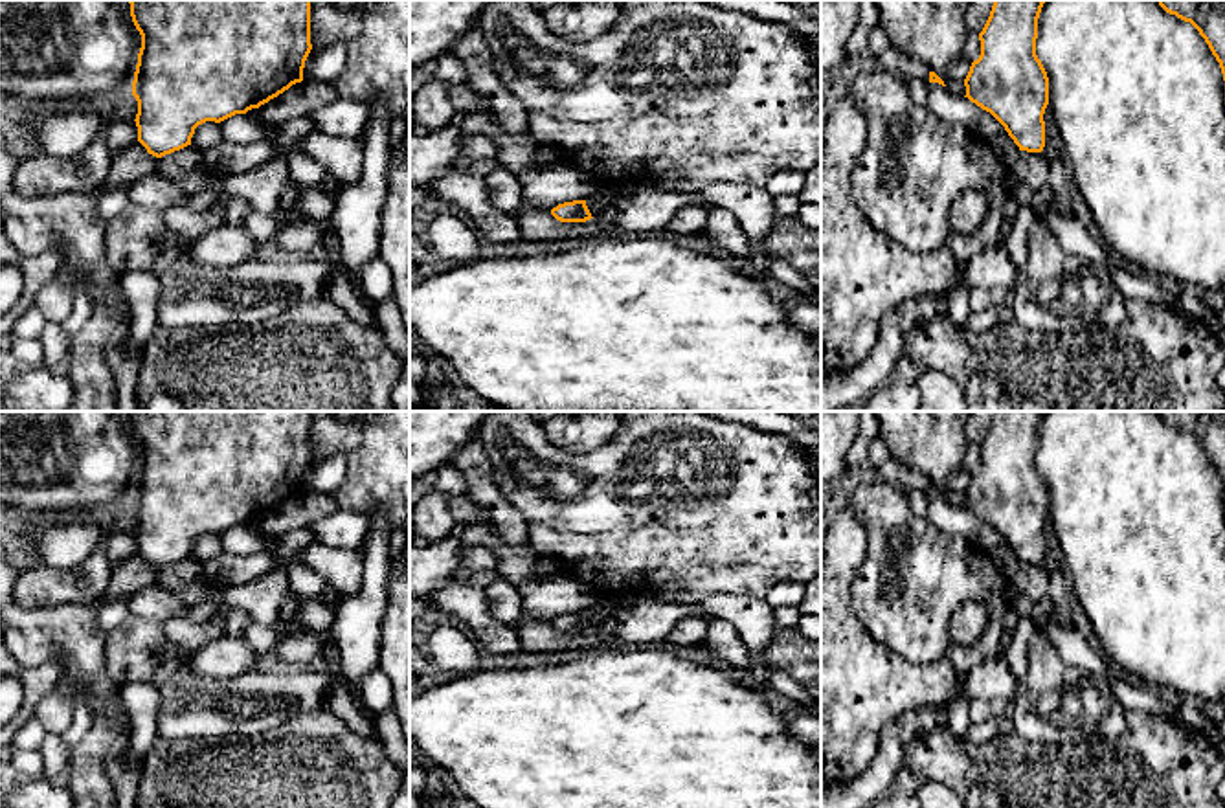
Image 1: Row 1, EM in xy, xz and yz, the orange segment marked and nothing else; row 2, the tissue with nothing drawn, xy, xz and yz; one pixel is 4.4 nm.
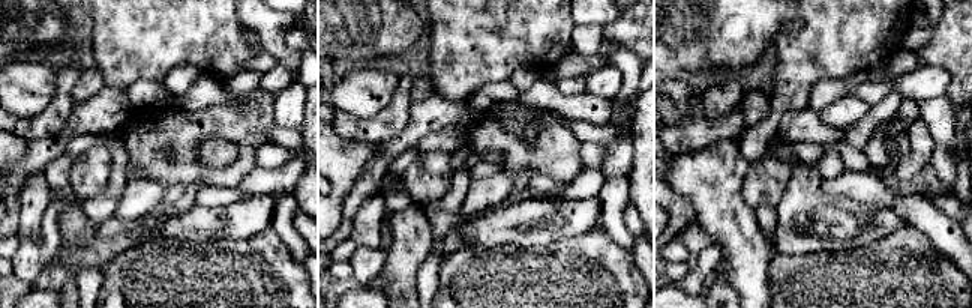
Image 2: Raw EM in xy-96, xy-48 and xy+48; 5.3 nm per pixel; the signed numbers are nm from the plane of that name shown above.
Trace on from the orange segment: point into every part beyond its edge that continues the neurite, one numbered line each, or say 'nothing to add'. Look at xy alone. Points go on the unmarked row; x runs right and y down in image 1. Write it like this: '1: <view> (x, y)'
nothing to add

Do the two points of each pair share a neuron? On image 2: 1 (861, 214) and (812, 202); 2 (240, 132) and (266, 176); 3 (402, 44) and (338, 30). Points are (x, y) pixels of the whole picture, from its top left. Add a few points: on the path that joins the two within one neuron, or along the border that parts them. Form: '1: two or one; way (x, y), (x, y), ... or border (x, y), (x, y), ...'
1: one; way (849, 206), (839, 202), (824, 202)
2: two; border (257, 167), (237, 185), (227, 187)
3: one; way (386, 30), (354, 30)

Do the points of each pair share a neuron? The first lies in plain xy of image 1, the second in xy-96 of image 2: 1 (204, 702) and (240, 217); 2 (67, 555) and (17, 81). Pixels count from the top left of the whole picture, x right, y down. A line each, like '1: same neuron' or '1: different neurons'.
1: same neuron
2: same neuron

